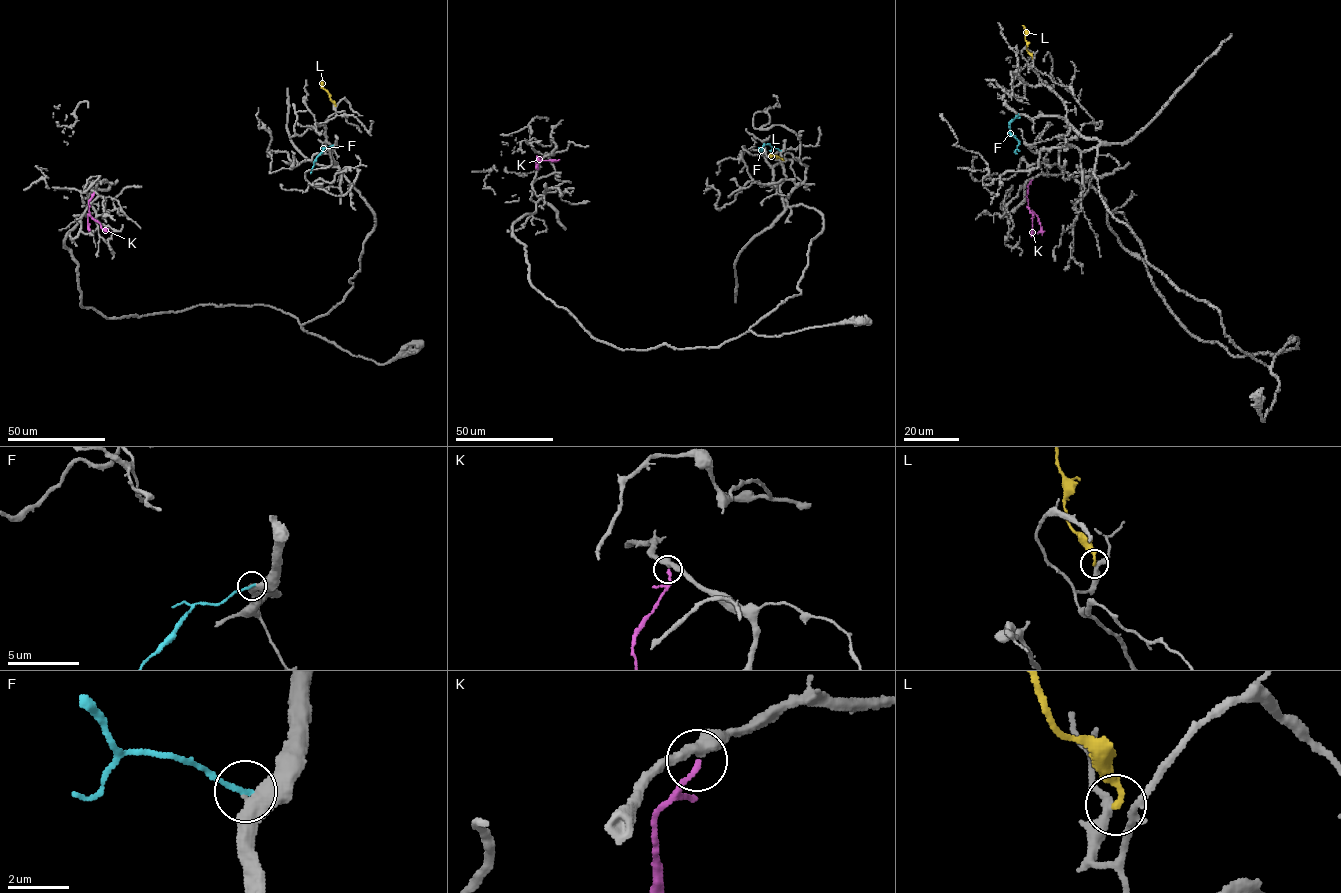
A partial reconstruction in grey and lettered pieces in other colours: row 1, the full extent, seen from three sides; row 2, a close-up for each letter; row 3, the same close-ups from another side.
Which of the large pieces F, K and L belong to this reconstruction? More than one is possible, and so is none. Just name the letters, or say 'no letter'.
K

